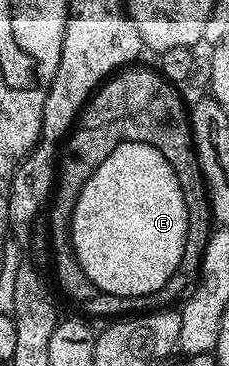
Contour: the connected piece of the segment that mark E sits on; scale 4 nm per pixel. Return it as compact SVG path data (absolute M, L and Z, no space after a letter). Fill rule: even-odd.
M121 141L87 179L70 217L69 244L98 294L140 299L159 291L175 274L187 239L187 207L171 163L147 143Z

